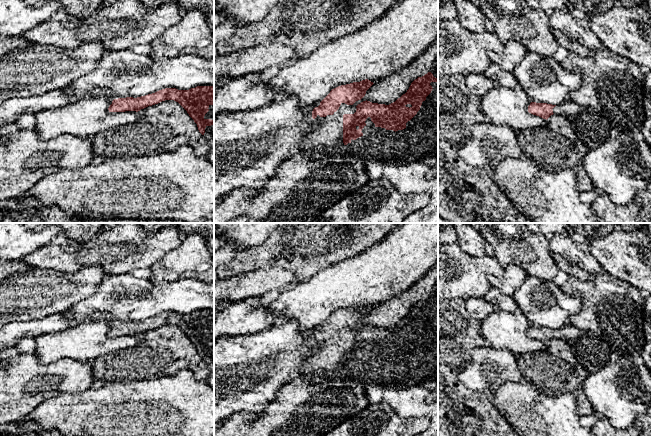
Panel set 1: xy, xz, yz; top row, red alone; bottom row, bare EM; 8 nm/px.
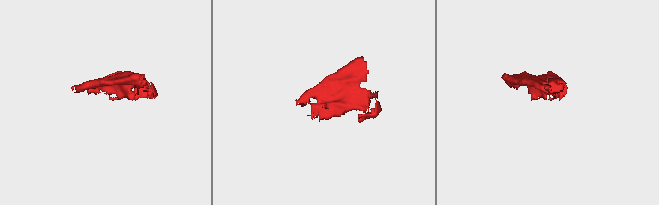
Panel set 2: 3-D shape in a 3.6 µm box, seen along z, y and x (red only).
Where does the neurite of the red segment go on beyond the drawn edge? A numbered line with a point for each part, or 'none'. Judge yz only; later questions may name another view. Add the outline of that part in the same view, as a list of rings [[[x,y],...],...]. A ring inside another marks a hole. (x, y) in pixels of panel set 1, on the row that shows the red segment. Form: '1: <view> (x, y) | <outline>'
1: yz (593, 130) | [[[565,101],[553,109],[571,125],[575,135],[587,148],[595,148],[605,143],[612,132],[606,117],[600,116],[593,108],[585,107],[574,101]]]

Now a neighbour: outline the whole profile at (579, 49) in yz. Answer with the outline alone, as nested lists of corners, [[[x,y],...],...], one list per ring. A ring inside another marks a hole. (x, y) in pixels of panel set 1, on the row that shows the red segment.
[[[551,28],[551,32],[555,39],[558,40],[558,48],[551,57],[560,65],[563,65],[570,58],[571,54],[577,54],[580,57],[588,57],[593,53],[590,48],[570,39],[561,30]]]

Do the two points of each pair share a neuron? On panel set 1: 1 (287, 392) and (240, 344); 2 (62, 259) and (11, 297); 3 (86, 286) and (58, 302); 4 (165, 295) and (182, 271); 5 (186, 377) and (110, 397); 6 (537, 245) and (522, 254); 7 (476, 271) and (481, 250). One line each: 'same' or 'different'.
1: different
2: different
3: same
4: different
5: same
6: same
7: different

